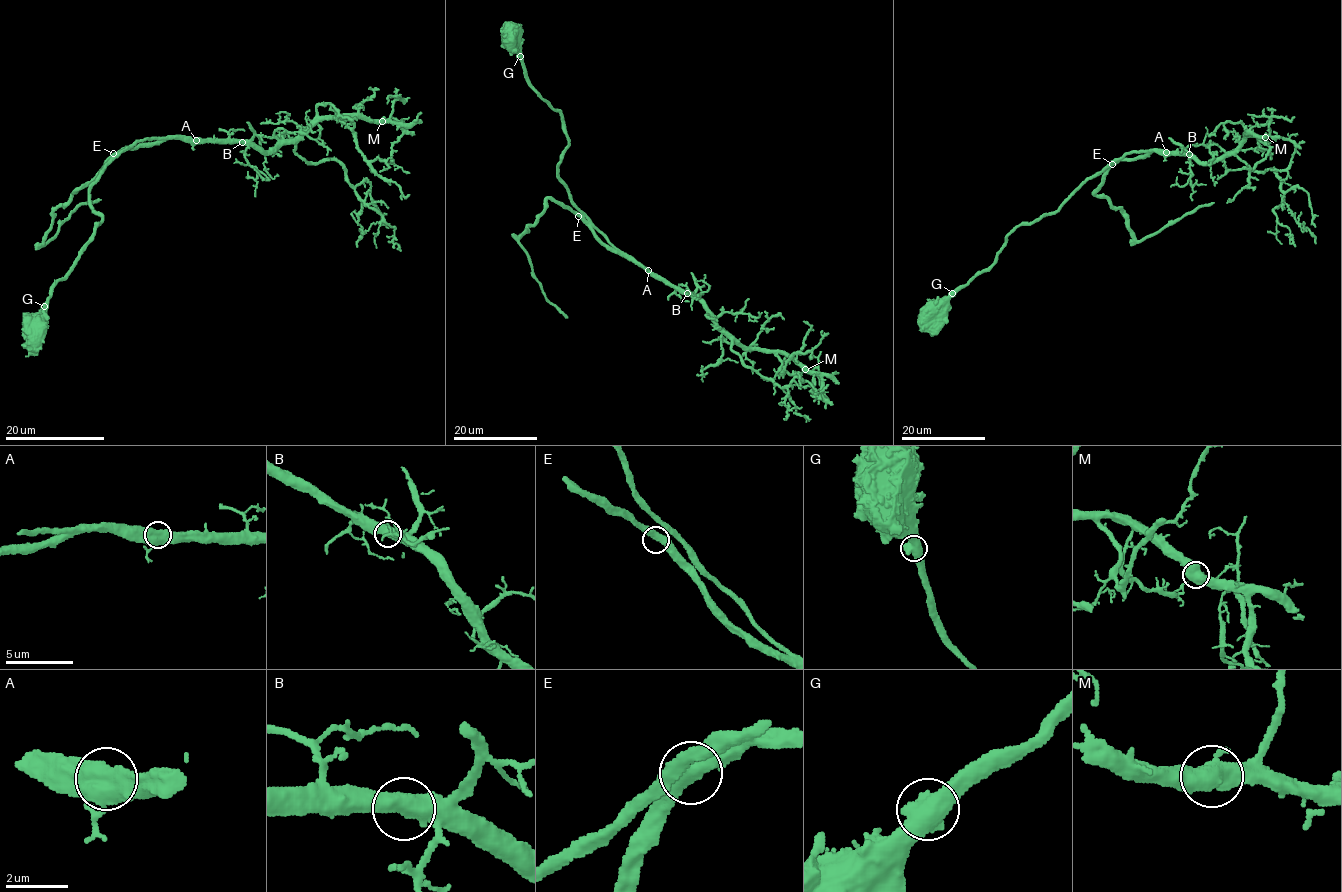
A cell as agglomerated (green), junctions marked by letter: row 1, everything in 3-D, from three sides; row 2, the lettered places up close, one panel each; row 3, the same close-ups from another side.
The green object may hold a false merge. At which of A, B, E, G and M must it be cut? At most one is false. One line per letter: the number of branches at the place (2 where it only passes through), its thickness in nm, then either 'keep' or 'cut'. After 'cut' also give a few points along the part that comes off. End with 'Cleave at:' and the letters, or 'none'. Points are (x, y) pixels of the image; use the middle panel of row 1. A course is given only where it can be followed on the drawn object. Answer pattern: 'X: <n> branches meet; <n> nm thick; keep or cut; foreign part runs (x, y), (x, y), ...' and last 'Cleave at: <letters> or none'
A: 2 branches meet; 650 nm thick; keep
B: 2 branches meet; 600 nm thick; keep
E: 2 branches meet; 460 nm thick; keep
G: 2 branches meet; 750 nm thick; keep
M: 2 branches meet; 700 nm thick; keep
Cleave at: none

